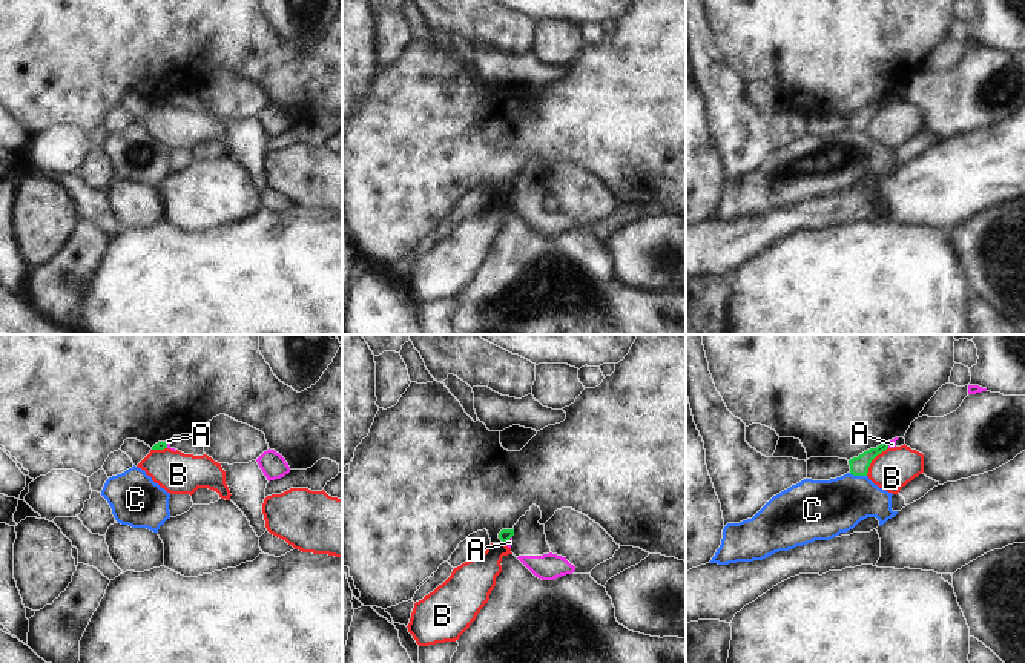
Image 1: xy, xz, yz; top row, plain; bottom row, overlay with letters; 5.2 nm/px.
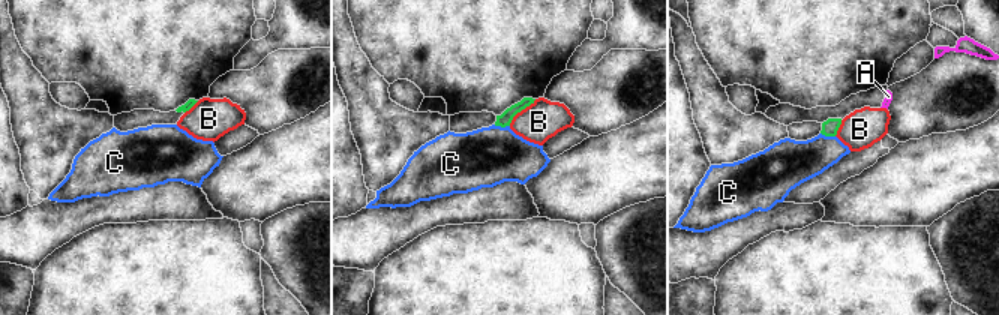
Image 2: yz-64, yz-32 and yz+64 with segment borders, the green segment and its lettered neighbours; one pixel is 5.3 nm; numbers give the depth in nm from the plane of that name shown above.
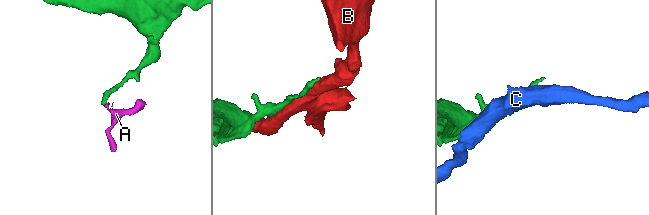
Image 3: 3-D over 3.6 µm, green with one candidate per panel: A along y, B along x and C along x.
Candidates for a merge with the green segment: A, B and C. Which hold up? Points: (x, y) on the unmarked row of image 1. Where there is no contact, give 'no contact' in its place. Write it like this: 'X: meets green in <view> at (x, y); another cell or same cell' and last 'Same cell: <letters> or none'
A: meets green in xz at (508, 195); another cell
B: meets green in yz at (872, 115); another cell
C: meets green in yz at (858, 131); another cell
Same cell: none

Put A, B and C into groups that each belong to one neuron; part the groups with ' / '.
A / B / C

